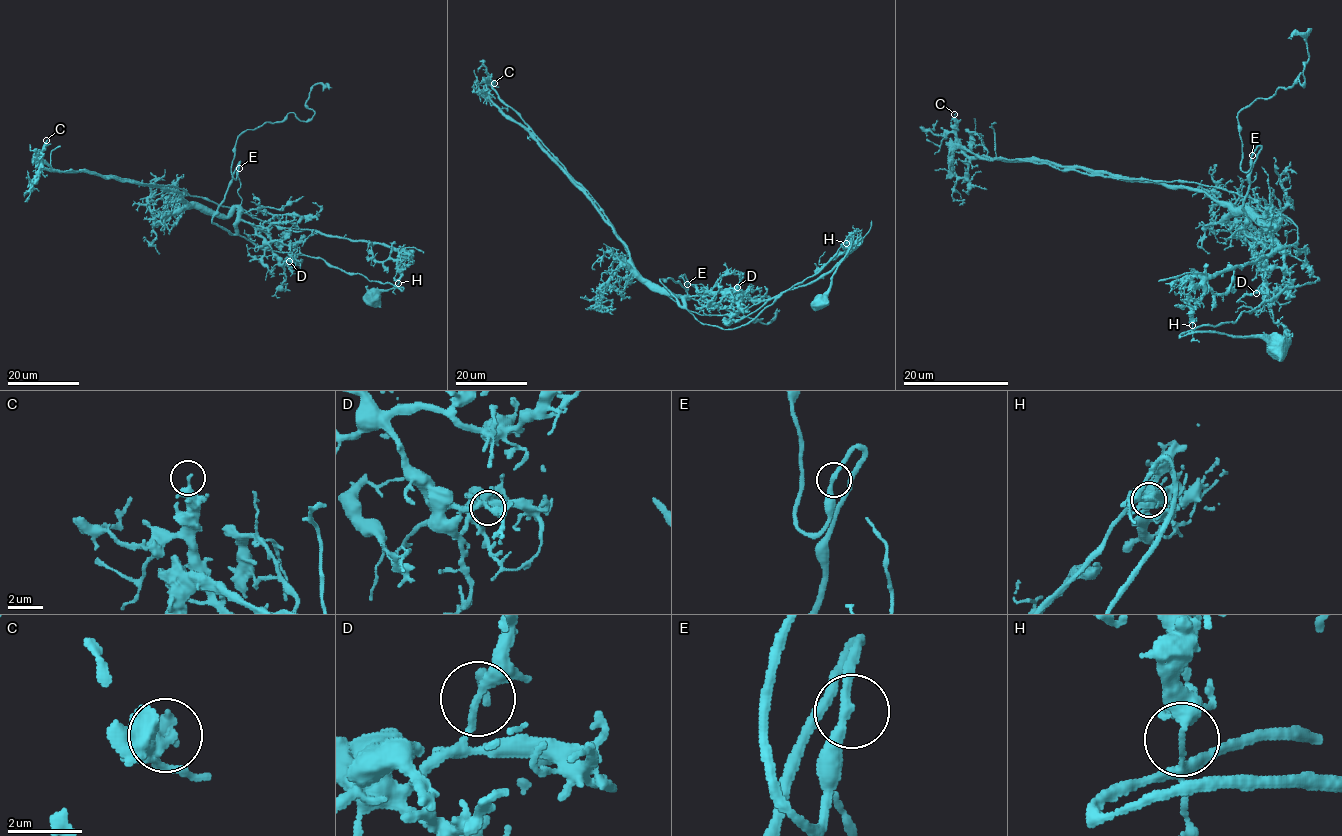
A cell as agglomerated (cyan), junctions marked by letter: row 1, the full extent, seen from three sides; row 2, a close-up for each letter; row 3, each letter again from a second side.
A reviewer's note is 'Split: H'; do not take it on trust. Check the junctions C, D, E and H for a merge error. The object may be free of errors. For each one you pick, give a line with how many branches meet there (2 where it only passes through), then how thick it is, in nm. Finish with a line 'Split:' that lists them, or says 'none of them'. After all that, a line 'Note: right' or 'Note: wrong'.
H: 2 | 240 nm
Split: H
Note: right

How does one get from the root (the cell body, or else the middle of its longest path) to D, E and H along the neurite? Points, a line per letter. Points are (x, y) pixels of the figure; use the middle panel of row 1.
D: (820, 301), (850, 236), (818, 272), (744, 324), (702, 324), (686, 308), (688, 296), (731, 295), (737, 287)
E: (820, 301), (850, 236), (818, 272), (733, 329), (701, 323), (660, 279), (686, 290), (687, 284)
H: (820, 301), (829, 287), (830, 277), (851, 245), (850, 236), (846, 244)

